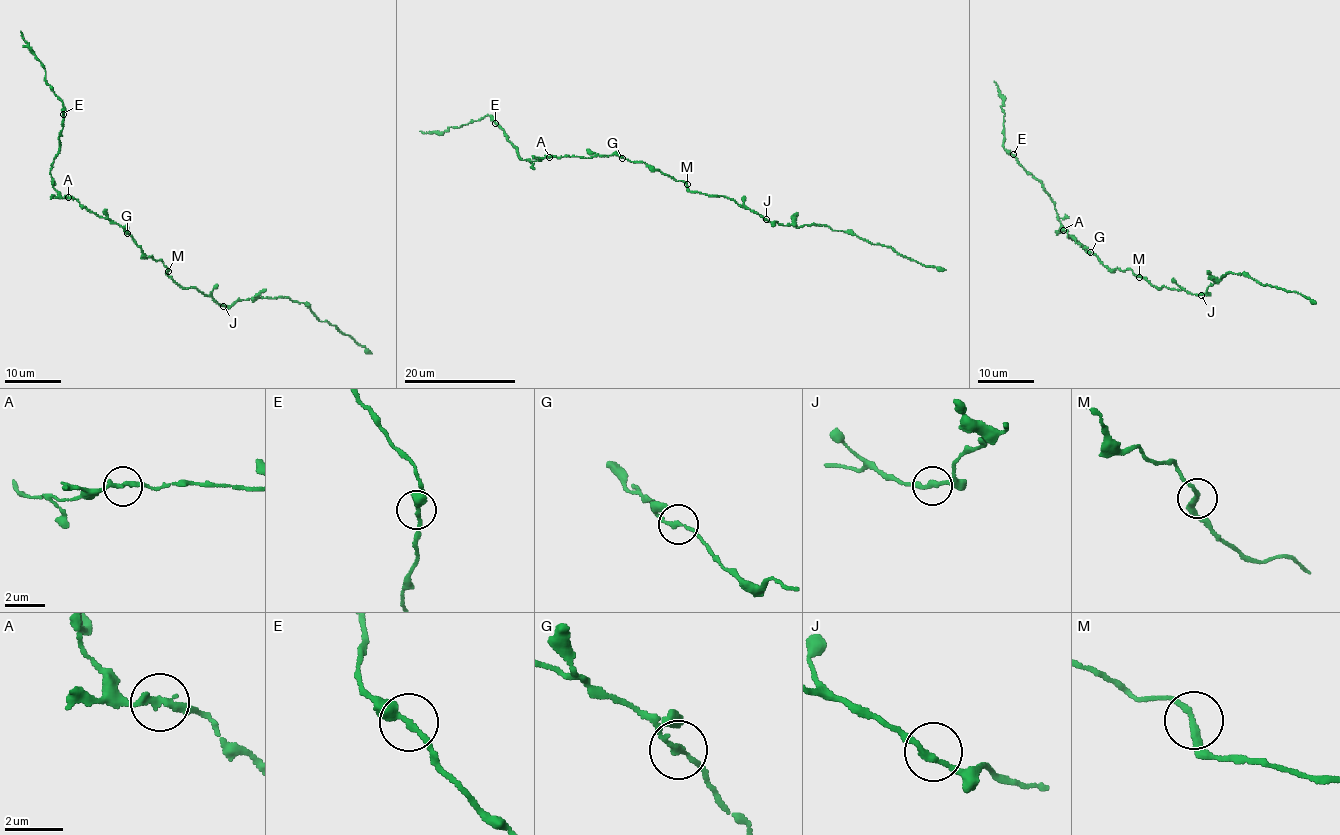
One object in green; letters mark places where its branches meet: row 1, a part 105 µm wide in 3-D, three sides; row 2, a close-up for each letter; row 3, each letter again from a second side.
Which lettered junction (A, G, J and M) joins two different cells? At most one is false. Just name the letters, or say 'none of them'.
none of them

